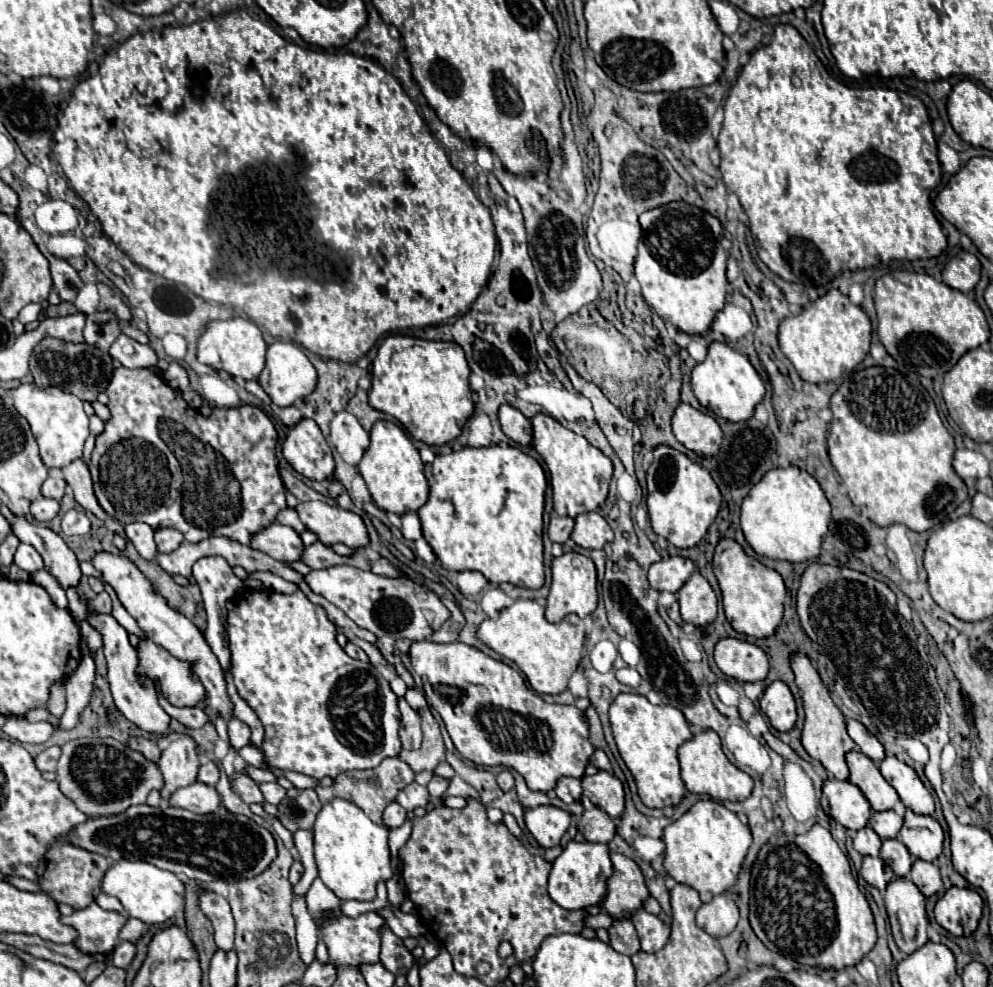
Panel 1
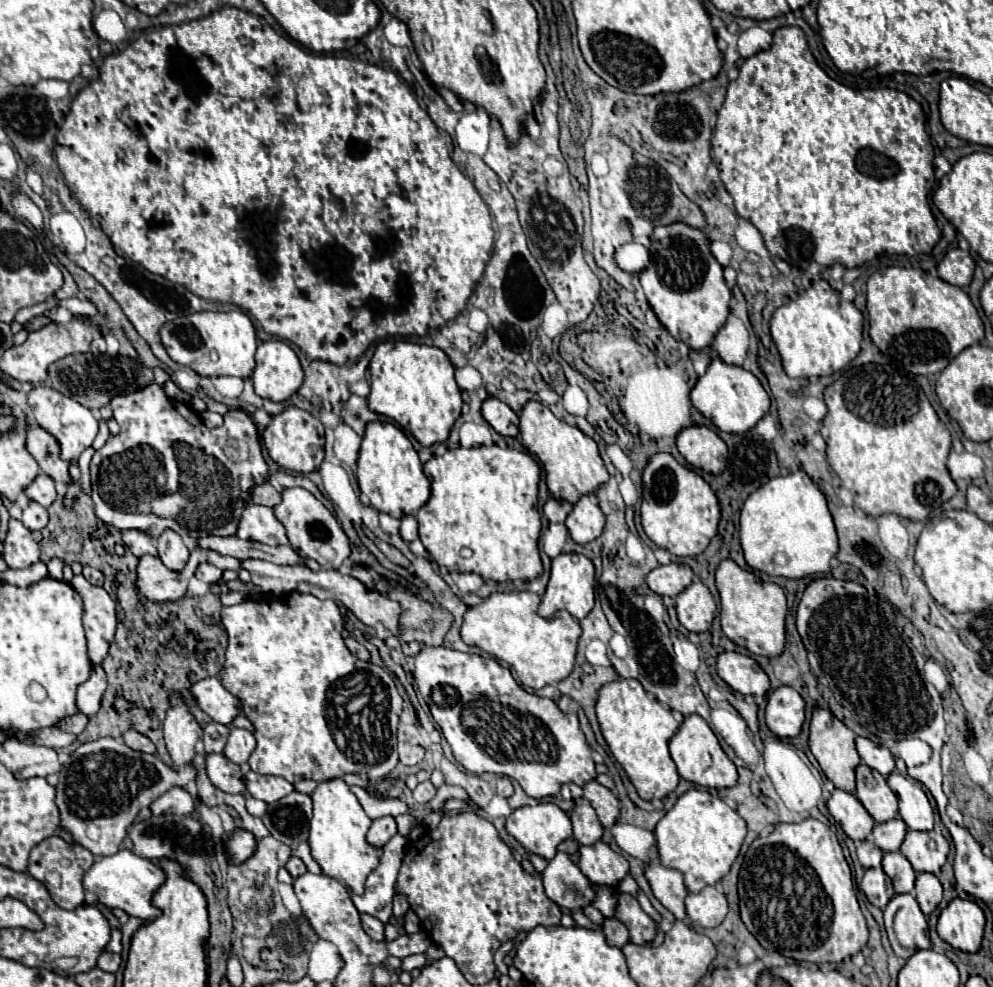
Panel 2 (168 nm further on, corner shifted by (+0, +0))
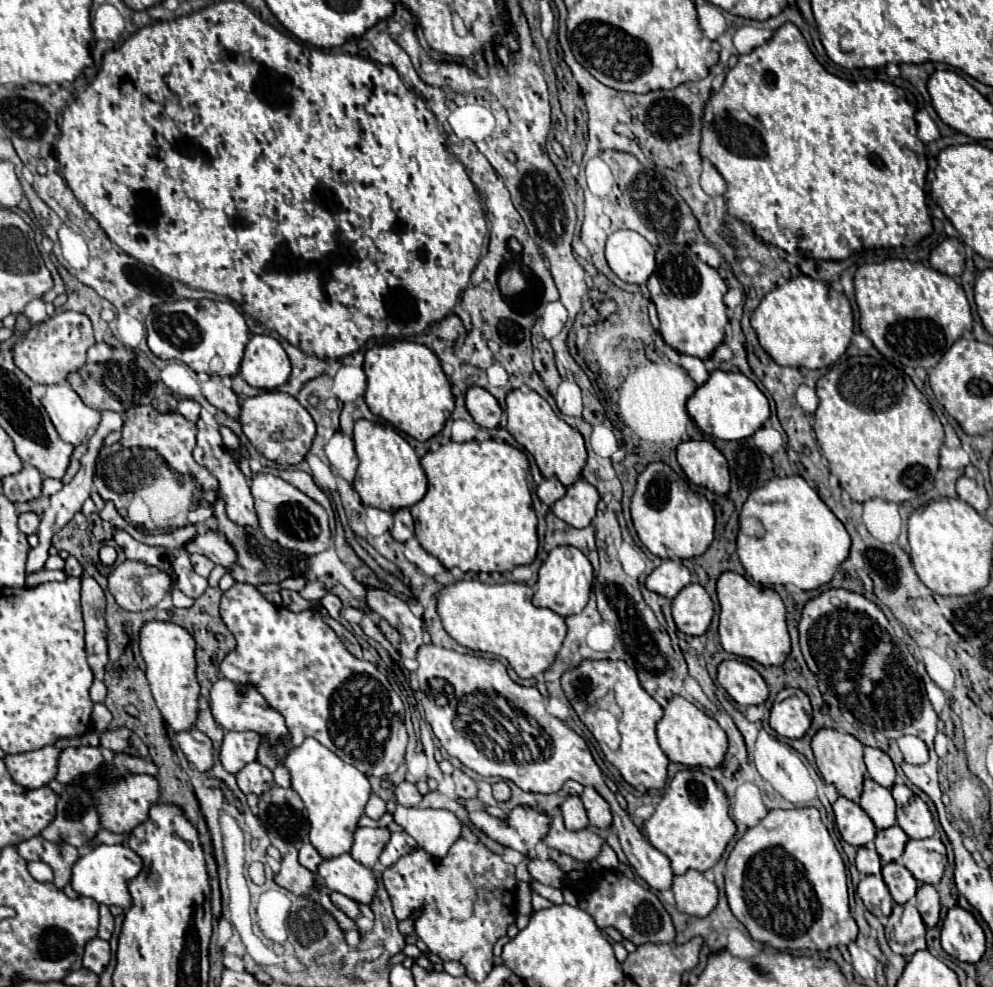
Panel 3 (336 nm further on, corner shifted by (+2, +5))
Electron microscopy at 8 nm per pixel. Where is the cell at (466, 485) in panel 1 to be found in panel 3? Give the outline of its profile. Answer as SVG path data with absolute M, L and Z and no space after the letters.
M494 439L468 443L450 441L438 451L428 451L420 463L428 477L428 491L416 505L410 507L416 521L416 539L446 569L458 567L460 571L474 573L502 573L534 561L538 549L536 513L528 489L528 457L520 449Z

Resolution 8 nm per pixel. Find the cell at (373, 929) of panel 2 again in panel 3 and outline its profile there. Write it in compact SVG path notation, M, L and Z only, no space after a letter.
M330 893L330 899L332 899L332 903L342 911L342 913L346 913L350 919L356 919L358 917L358 905L356 905L356 901L352 901L350 897L346 897L346 895L342 895L342 893Z

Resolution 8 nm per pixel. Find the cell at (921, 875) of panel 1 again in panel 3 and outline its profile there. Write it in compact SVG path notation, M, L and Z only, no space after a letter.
M922 885L916 893L916 909L926 927L934 927L940 919L940 899L932 885Z

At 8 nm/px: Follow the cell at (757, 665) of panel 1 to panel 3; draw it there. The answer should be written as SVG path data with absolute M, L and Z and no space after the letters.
M724 661L718 667L718 683L742 707L762 705L768 699L768 685L756 669L742 661Z

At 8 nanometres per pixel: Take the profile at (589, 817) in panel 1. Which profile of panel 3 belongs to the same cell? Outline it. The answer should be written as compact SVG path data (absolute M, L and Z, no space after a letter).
M566 797L566 801L560 805L562 817L564 817L564 825L570 831L580 831L588 827L588 817L584 813L584 805L578 797Z

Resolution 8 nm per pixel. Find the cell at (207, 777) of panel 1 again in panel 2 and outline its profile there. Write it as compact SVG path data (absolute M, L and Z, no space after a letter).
M100 738L96 742L80 744L70 754L70 760L66 762L66 766L62 766L58 778L60 778L60 782L56 786L56 790L58 790L56 804L60 808L62 826L66 826L66 830L70 830L74 842L88 848L94 856L108 856L108 854L116 854L120 850L120 844L126 836L126 826L130 826L130 822L136 820L136 816L142 808L150 806L154 802L154 798L162 796L170 788L186 786L188 782L196 780L198 772L190 764L186 766L186 770L170 768L158 756L136 752L136 750L128 748L120 738Z

